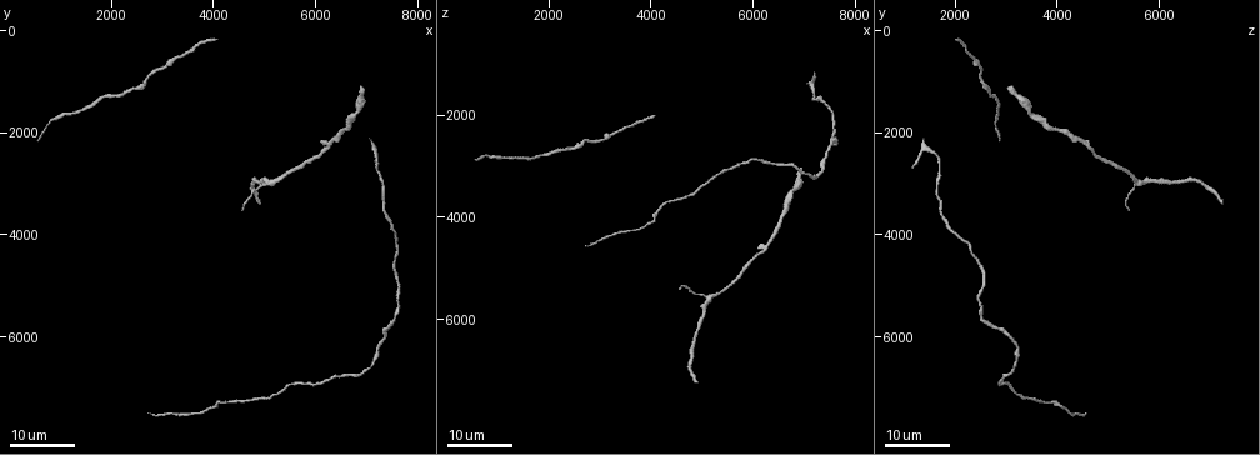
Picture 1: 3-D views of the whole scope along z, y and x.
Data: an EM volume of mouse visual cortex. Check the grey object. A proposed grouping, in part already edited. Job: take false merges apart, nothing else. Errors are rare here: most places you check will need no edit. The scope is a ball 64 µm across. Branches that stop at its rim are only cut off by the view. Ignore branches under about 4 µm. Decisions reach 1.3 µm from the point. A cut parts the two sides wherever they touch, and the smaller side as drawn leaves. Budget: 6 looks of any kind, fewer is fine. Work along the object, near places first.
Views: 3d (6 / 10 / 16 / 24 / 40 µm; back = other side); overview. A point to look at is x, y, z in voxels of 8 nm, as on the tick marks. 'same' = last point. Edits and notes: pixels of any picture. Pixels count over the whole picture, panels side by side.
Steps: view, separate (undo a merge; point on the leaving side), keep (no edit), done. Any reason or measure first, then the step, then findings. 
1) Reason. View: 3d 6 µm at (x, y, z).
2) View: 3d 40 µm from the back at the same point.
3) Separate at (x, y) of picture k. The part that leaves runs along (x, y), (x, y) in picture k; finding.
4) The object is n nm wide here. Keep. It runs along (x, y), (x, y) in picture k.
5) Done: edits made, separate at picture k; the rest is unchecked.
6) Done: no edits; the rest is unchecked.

Calibre changes. View: 3d 24 µm at (2450, 1100, 2600).

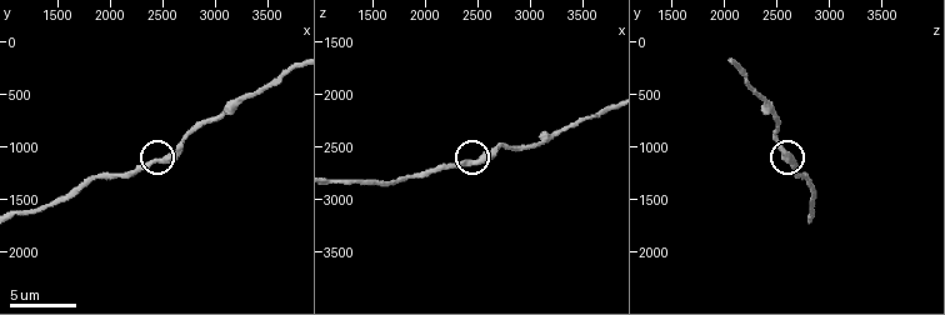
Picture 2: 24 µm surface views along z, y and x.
Zoom in. View: 3d 6 µm at (2500, 1140, 2640).

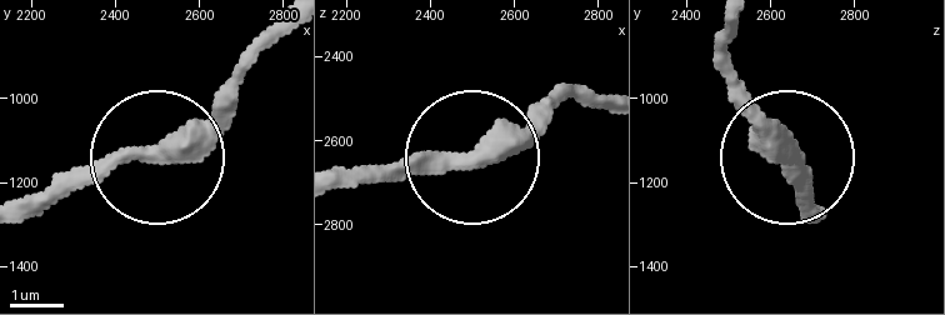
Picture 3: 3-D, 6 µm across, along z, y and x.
Keep. All the same neuron.

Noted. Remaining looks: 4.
Thick turns thin. View: 3d 10 µm at (3060, 700, 2500).

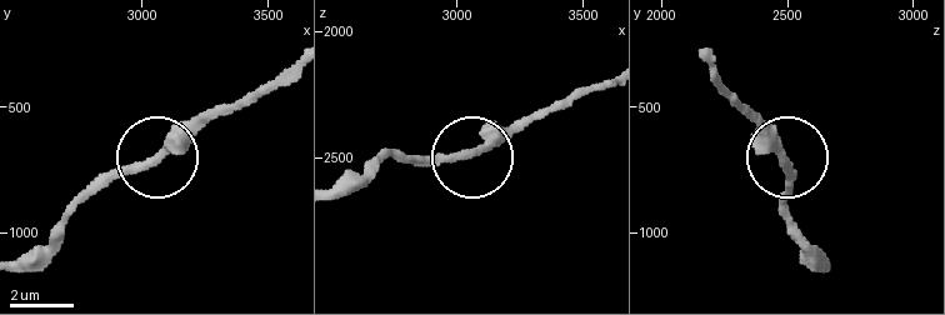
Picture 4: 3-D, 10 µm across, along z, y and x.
Keep. One neuron here.

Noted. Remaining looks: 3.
Small branch off a trunk. View: 3d 16 µm at (5100, 2950, 5600).

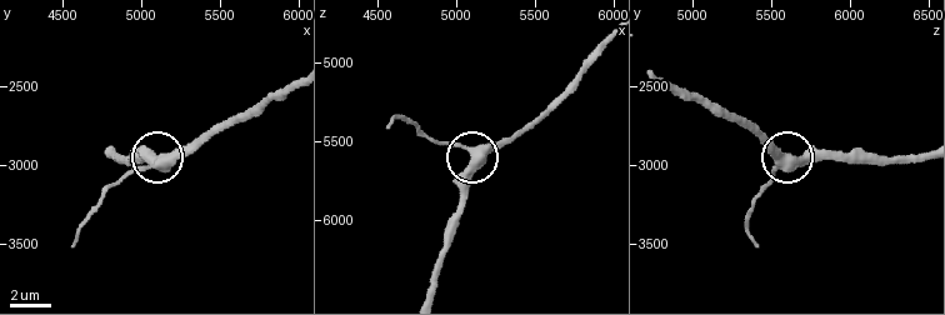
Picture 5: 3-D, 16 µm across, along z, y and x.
View: 3d 6 µm at (5100, 2980, 5600).

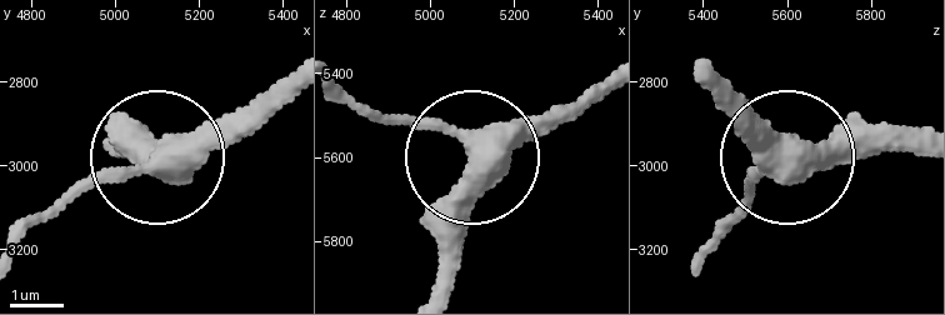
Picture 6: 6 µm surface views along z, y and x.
The side arm is 7 µm long. Keep. It runs along (598, 84), (476, 148), (346, 94) in picture 6; one neuron here.

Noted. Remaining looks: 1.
Done: no edits; the rest is unchecked.

